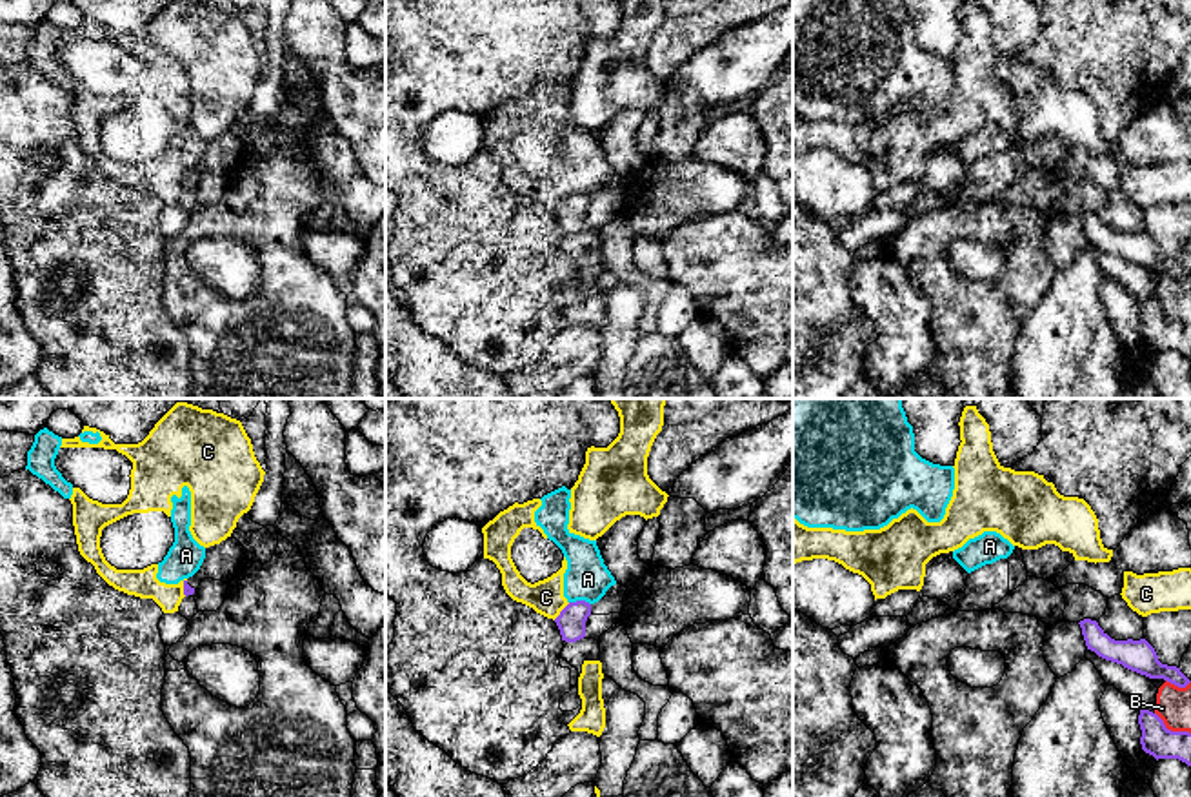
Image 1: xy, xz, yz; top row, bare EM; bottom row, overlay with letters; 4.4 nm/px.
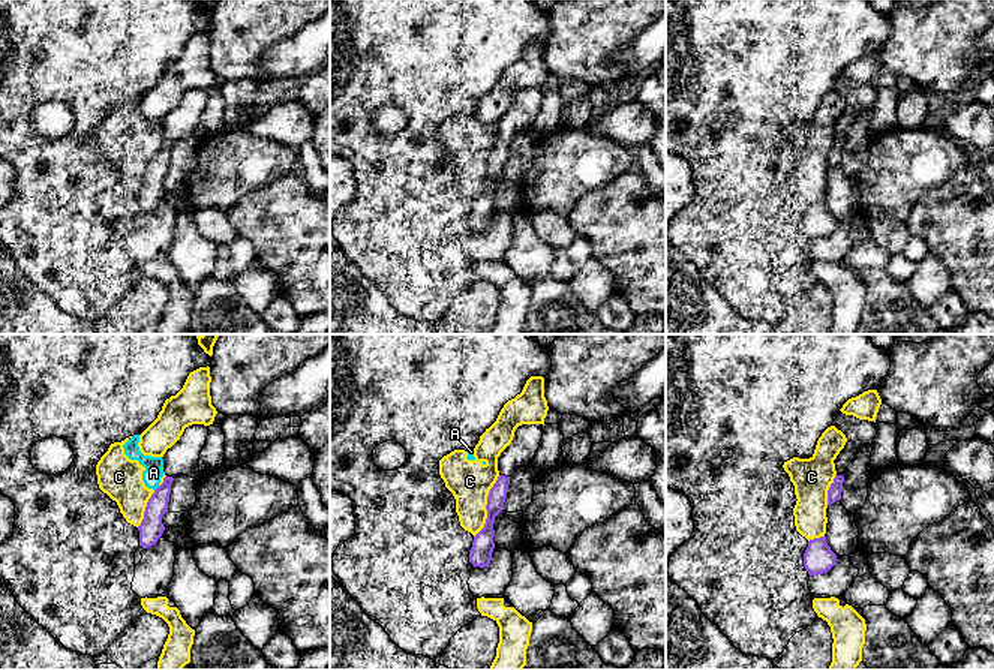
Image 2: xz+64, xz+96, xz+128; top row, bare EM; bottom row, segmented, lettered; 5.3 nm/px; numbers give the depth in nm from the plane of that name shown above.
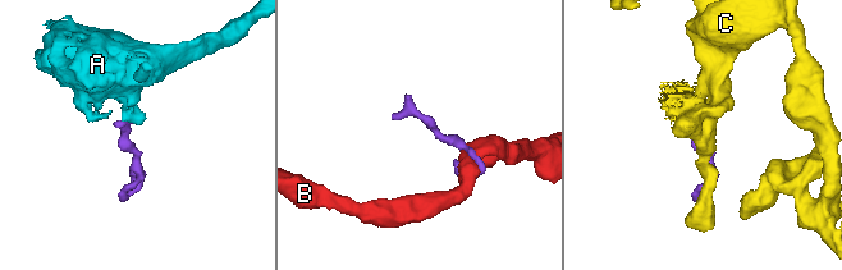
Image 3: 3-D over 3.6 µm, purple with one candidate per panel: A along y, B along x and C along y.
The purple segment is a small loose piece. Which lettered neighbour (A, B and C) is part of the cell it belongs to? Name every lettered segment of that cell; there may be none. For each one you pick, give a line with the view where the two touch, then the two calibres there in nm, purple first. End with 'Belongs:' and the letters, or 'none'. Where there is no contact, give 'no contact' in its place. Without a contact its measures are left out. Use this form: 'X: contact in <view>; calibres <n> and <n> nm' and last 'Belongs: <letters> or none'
Belongs: none

